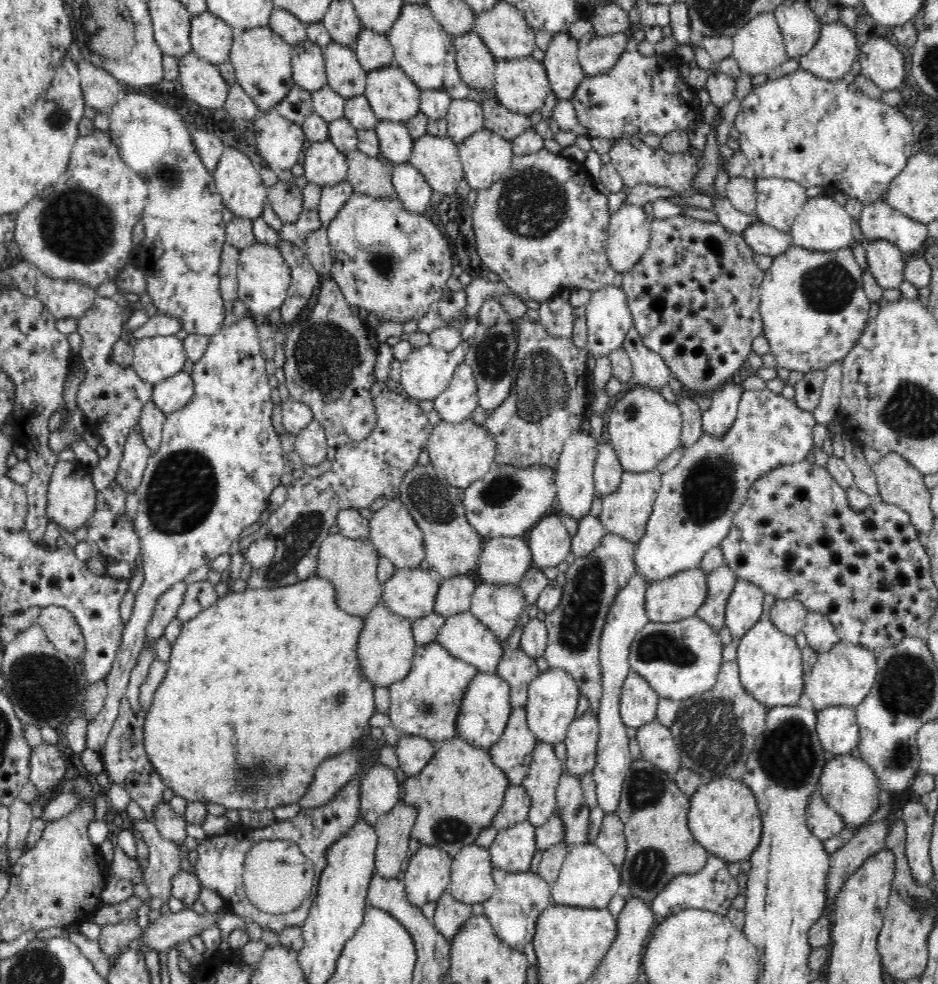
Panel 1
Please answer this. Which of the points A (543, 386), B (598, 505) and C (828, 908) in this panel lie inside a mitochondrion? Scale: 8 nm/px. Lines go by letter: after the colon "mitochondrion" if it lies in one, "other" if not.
A: mitochondrion
B: other
C: other

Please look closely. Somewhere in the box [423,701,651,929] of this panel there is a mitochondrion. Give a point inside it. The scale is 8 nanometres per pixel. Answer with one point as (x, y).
(451, 830)

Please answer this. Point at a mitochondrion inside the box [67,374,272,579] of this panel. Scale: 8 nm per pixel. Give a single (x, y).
(182, 491)

